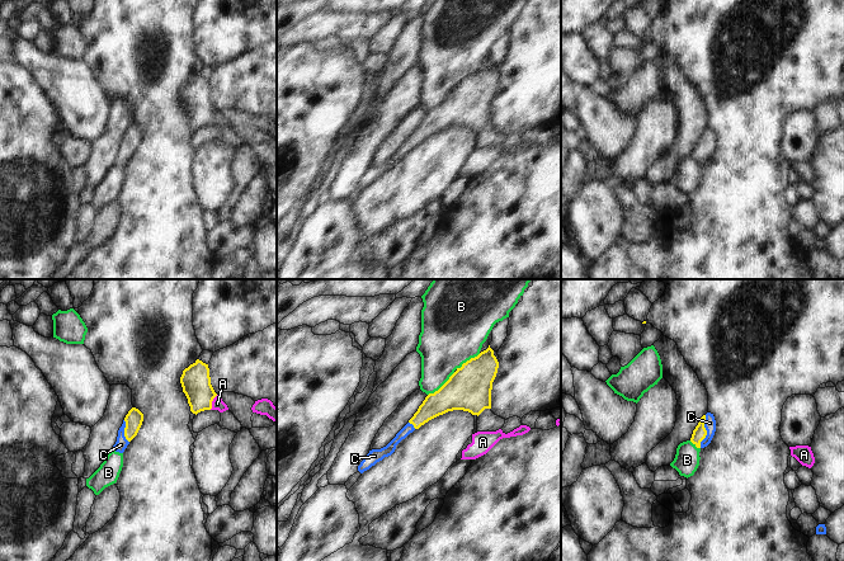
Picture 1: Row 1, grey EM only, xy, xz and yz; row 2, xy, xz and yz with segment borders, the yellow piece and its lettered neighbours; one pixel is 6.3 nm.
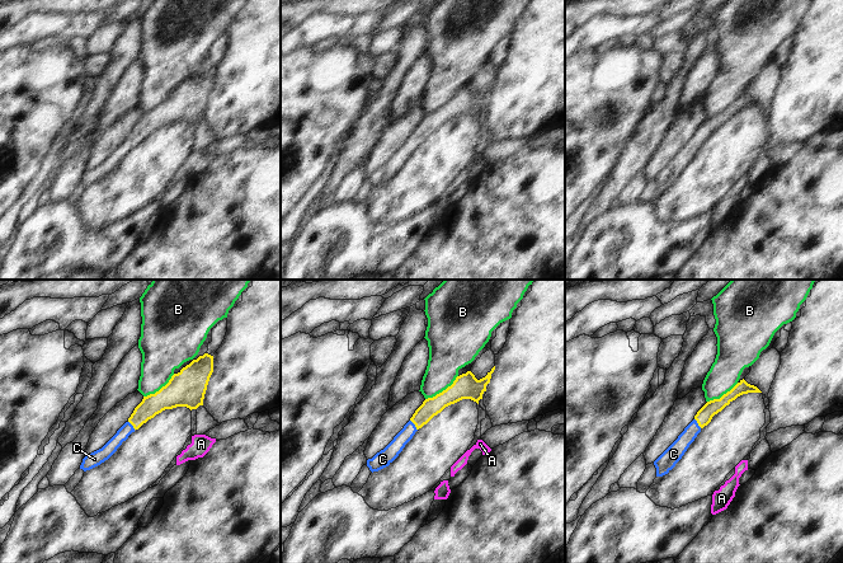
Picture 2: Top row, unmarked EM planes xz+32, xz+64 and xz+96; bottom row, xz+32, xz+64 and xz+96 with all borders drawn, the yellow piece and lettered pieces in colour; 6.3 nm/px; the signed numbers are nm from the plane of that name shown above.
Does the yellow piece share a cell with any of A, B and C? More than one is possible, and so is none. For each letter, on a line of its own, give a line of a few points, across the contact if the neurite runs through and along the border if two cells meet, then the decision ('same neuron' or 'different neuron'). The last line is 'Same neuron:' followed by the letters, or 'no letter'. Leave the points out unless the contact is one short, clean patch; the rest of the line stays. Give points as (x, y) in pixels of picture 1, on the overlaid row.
A: xy (217, 395), (210, 409) | different neuron
B: different neuron
C: yz (699, 433), (706, 432), (710, 423) | same neuron
Same neuron: C

